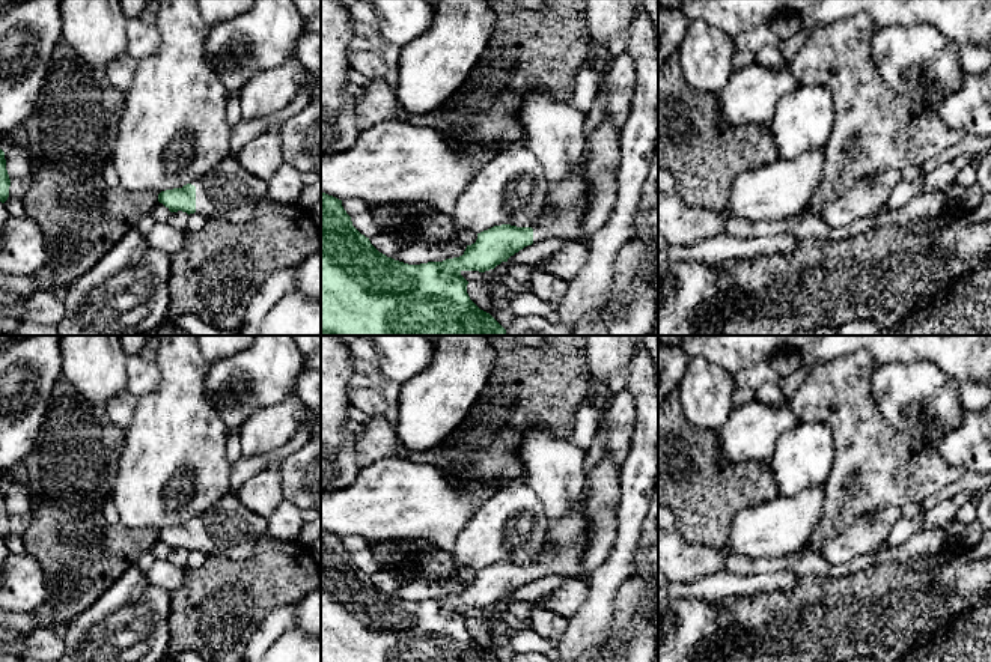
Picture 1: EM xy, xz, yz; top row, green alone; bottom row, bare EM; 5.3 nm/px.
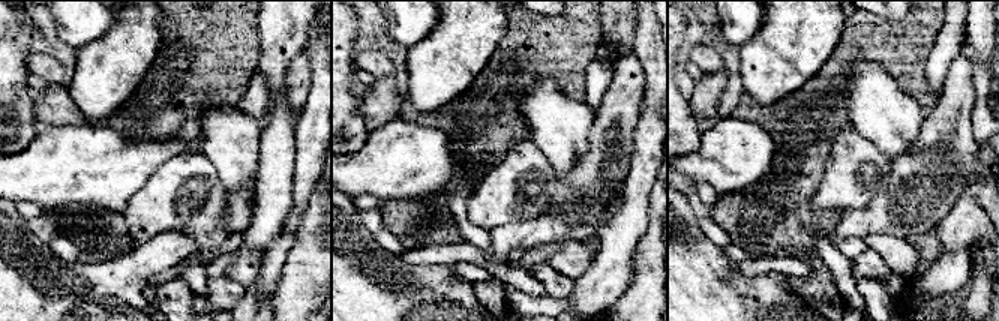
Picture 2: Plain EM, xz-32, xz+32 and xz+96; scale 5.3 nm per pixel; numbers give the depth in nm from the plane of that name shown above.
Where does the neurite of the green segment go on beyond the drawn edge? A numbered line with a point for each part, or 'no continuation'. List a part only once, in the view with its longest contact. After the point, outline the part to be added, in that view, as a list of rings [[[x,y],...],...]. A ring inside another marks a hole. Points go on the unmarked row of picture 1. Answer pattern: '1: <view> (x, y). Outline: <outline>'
1: xy (228, 528). Outline: [[[226,493],[202,515],[191,518],[196,524],[196,551],[245,561],[259,540],[267,537],[267,518],[245,509],[235,493]]]

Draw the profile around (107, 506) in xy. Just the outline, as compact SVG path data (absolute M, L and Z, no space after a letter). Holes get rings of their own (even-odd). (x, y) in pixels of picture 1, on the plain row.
M111 496L104 500L102 503L99 503L96 507L102 512L102 515L105 516L105 519L110 524L119 522L119 512L117 512Z

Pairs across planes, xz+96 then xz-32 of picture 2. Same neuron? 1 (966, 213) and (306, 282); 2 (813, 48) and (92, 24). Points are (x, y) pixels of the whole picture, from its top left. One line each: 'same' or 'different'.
1: different
2: different

